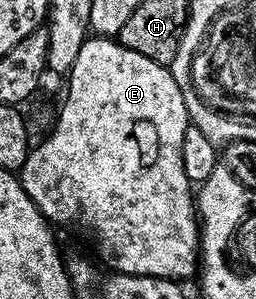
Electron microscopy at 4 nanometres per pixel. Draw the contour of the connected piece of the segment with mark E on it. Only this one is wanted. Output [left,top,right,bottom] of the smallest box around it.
[17,37,201,281]

